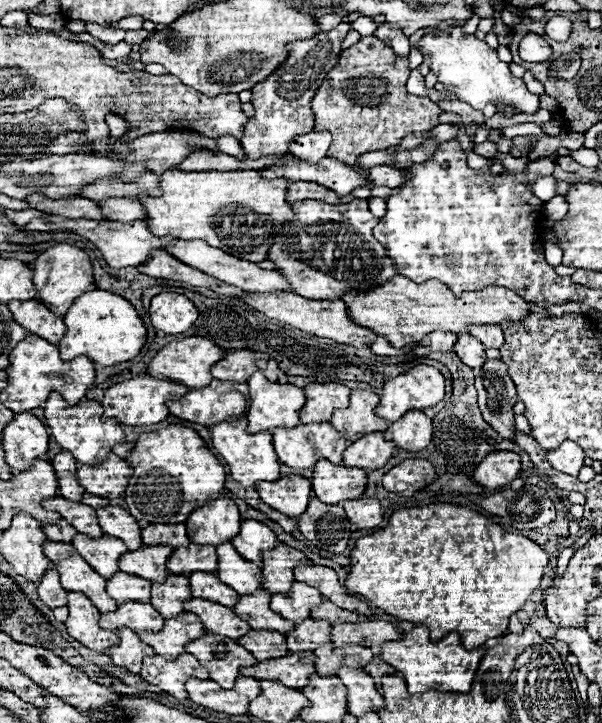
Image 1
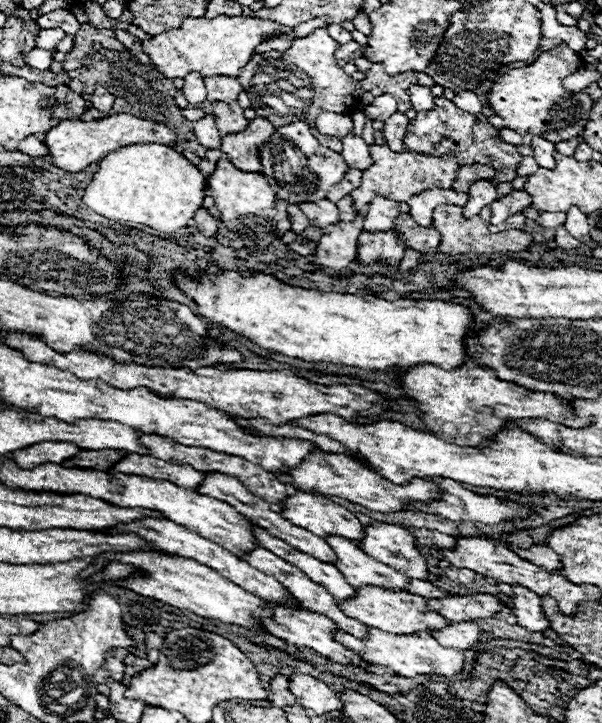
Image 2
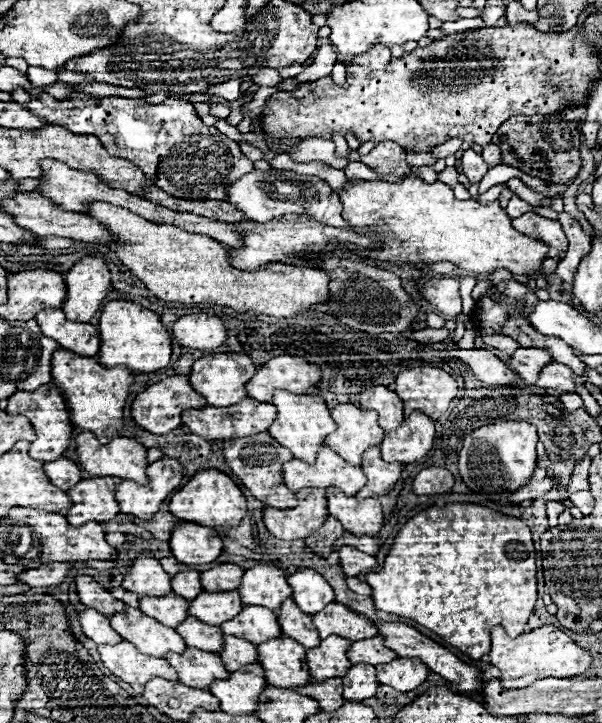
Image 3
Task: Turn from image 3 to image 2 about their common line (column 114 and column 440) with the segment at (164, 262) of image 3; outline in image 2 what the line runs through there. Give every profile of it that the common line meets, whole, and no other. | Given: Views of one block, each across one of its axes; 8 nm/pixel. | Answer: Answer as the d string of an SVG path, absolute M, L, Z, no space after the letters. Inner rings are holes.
M438 206L438 210L434 210L434 228L442 236L440 246L438 246L438 250L442 254L522 252L522 250L528 250L528 246L532 244L532 236L528 232L522 232L522 230L504 230L504 232L494 234L494 232L490 232L486 228L486 222L480 216L474 216L474 218L466 220L462 216L462 208L458 208L458 206Z

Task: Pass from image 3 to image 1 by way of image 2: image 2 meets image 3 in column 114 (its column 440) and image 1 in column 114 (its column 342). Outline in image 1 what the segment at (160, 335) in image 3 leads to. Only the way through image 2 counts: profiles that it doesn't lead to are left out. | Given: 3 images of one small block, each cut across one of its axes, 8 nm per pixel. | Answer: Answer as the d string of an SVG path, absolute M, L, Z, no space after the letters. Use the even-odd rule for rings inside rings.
M106 290L84 292L64 316L66 334L58 344L64 360L86 356L102 366L114 366L120 362L134 360L146 344L146 326L134 306L118 294Z

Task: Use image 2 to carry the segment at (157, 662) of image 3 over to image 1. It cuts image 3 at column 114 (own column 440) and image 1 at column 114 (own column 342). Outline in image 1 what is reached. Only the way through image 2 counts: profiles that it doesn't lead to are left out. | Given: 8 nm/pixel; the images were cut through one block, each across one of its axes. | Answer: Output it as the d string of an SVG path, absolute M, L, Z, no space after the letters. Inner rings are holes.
M68 592L68 610L70 616L66 620L66 630L74 640L82 642L86 648L102 654L120 642L118 632L100 630L100 612L84 594Z

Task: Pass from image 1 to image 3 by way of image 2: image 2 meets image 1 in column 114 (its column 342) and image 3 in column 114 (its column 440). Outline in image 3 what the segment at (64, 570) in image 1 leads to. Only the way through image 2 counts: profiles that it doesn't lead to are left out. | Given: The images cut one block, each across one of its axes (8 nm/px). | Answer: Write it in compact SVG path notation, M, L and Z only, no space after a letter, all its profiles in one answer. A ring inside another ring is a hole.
M126 606L126 614L112 616L110 624L124 640L134 644L142 654L148 656L164 658L168 652L182 654L188 648L174 628L168 628L154 618L146 618L146 614L140 614L140 610L130 606Z

